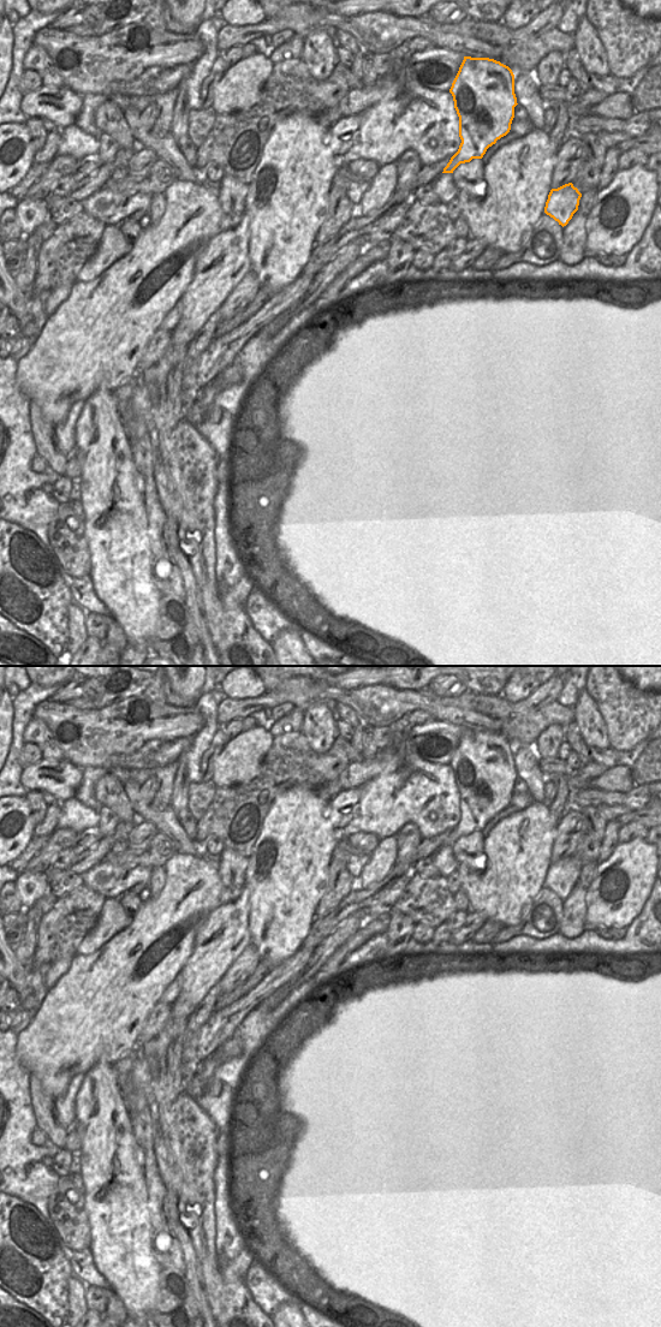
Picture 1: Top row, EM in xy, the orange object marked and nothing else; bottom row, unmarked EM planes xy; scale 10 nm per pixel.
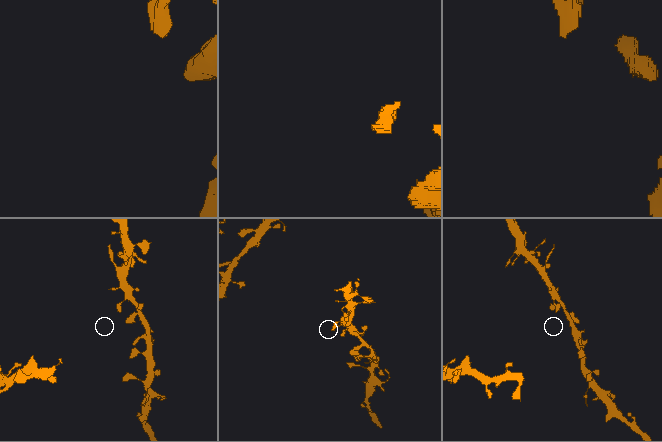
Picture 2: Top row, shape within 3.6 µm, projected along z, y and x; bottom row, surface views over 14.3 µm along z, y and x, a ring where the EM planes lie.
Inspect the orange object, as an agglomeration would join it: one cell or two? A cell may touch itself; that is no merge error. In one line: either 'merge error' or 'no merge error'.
no merge error

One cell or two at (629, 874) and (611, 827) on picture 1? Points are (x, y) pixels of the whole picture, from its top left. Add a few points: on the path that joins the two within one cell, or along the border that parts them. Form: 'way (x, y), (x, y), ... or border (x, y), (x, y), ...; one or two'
border (619, 843), (613, 852), (599, 863); two

